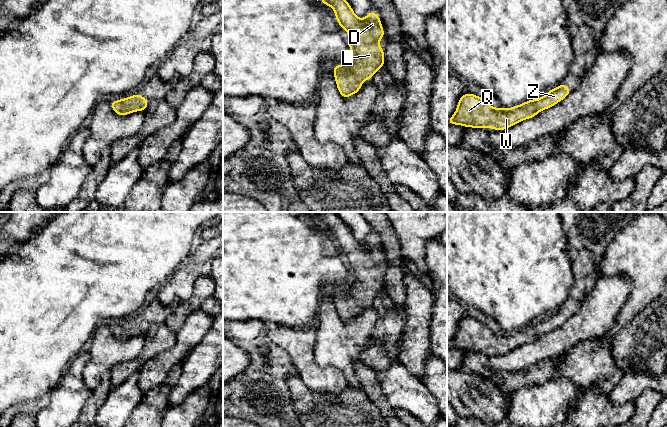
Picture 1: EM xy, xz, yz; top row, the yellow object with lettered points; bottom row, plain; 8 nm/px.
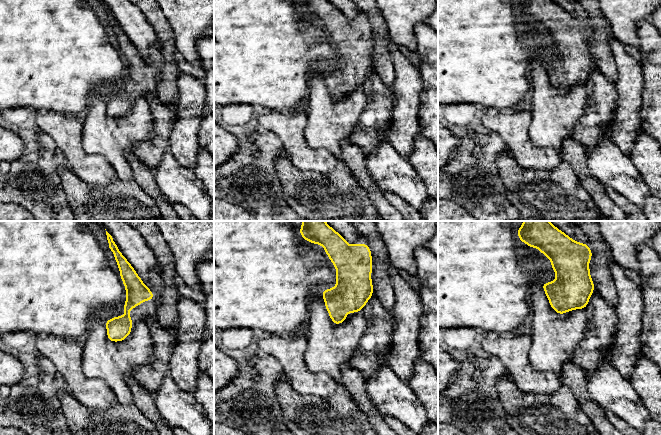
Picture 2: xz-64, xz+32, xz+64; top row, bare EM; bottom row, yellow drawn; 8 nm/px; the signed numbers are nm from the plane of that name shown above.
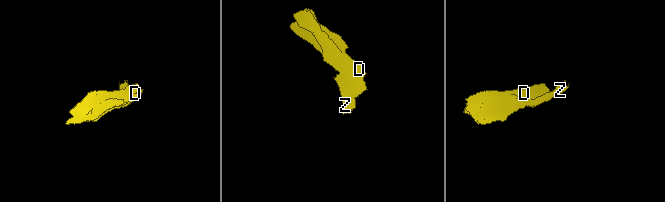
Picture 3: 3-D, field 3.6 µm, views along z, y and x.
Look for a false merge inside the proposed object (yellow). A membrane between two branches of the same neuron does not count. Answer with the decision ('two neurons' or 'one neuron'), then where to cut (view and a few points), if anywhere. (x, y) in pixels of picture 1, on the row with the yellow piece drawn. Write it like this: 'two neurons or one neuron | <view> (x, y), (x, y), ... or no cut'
one neuron | no cut

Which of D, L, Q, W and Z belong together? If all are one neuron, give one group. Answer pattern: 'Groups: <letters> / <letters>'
Groups: D L Q W Z

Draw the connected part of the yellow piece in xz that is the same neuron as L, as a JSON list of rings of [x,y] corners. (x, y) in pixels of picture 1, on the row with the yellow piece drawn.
[[[346,0],[319,2],[334,10],[340,28],[345,29],[348,34],[349,60],[332,68],[340,95],[348,98],[359,92],[362,82],[370,80],[384,66],[384,50],[379,42],[385,36],[385,31],[375,11],[360,19]]]

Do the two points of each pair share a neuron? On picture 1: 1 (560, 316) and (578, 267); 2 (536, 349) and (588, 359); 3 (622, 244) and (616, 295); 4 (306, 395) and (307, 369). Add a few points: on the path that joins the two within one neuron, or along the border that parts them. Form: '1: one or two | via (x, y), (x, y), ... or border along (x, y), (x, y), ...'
1: one | via (572, 304), (579, 289), (579, 279)
2: two | border along (586, 341), (576, 344), (565, 352)
3: two | border along (601, 274), (624, 274), (631, 282), (629, 295)
4: two | border along (297, 375), (311, 389), (328, 393)

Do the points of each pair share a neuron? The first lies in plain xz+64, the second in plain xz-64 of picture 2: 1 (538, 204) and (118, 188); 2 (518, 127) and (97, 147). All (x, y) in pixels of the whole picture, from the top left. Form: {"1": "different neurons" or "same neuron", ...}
{"1": "same neuron", "2": "different neurons"}

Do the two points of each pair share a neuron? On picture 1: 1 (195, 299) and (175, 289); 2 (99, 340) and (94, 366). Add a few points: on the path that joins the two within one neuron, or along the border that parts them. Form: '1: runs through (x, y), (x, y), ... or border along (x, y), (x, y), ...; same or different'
1: border along (186, 300), (180, 302); different
2: runs through (99, 346), (99, 360); same

